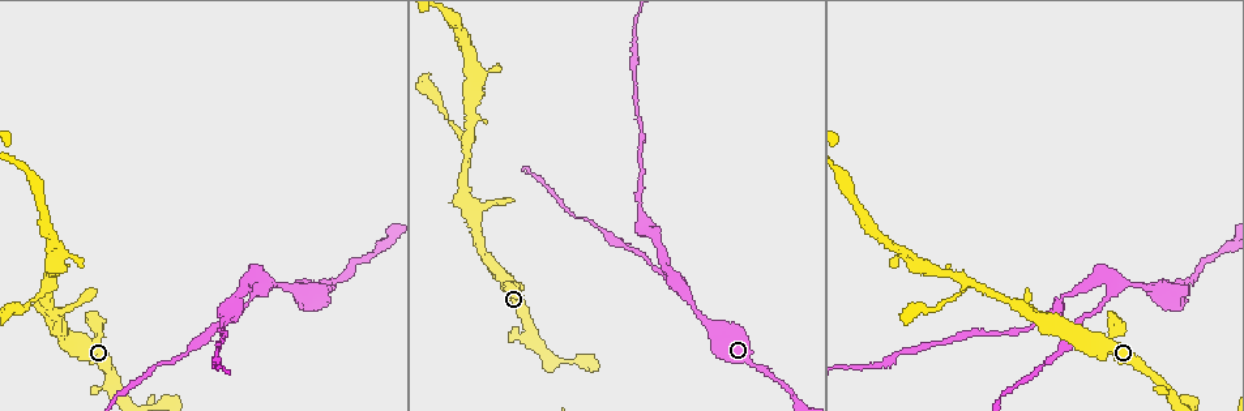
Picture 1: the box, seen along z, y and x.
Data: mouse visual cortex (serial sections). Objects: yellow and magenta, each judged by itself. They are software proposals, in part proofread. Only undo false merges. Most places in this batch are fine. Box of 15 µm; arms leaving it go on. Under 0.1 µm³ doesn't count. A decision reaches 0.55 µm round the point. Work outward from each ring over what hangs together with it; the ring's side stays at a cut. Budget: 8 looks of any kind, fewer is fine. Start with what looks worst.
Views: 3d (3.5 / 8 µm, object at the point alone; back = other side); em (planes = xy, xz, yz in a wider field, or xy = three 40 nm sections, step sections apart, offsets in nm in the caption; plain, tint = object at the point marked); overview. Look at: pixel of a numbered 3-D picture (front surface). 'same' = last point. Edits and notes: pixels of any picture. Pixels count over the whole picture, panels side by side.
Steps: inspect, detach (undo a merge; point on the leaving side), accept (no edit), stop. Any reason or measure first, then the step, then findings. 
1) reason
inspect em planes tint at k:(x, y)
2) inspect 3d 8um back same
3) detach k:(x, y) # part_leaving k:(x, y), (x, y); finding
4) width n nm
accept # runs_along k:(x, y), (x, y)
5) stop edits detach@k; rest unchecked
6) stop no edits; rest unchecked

side arm on a straight run
inspect 3d 8um at 1:(1113, 288)

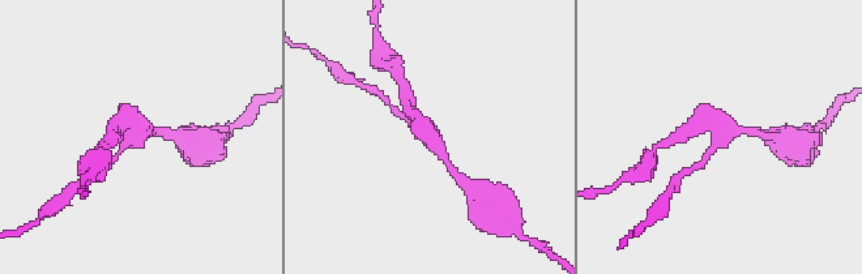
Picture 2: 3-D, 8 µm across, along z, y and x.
inspect 3d 3.5um at 2:(716, 140)

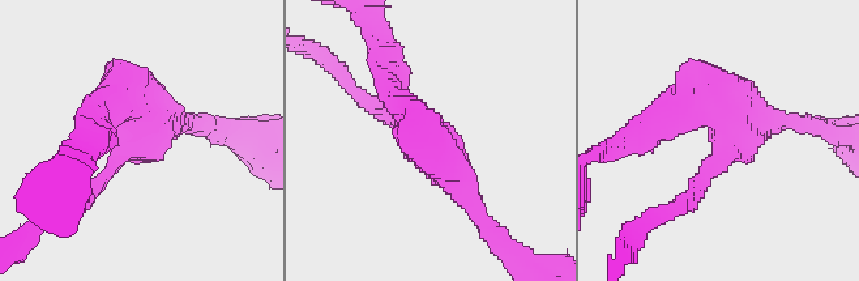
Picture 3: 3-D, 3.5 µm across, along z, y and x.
arms 3; arm_widths 200, 250, 300 nm
inspect em xy step 2 tint at 3:(727, 139)

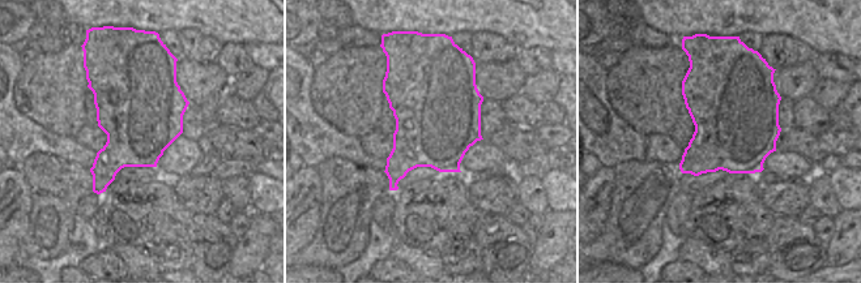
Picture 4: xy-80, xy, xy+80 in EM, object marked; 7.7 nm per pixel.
accept # runs_along 3:(483, 221), (392, 86); one cell here

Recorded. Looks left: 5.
inspect 3d 3.5um at 1:(1034, 315)

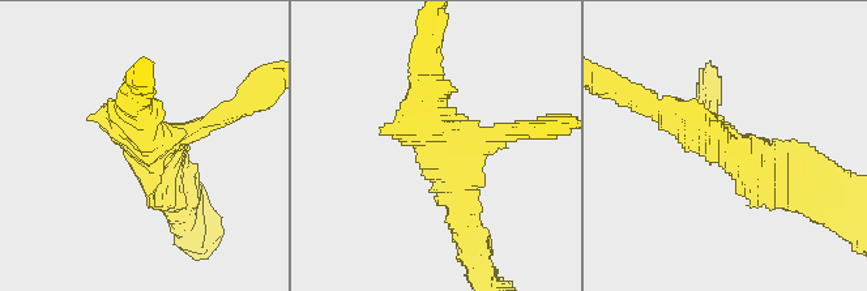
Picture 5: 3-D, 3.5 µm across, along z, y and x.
need the tissue
inspect em xy step 1 tint at 5:(442, 149)

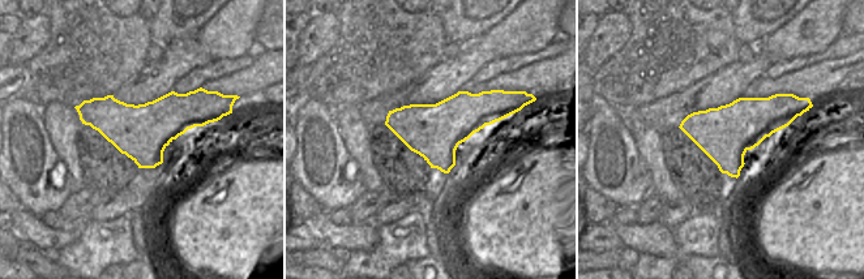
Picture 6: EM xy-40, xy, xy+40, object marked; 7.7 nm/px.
accept # runs_along 5:(803, 172), (724, 149), (660, 108); all the same cell

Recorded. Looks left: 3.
three arms meet
inspect 3d 3.5um at 1:(966, 282)

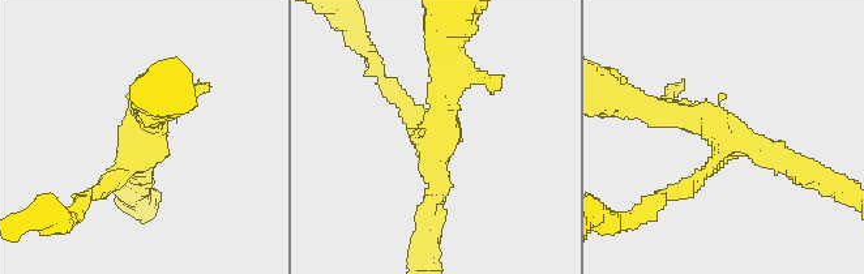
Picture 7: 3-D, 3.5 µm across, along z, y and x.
arms 3; arm_widths 200, 250, 300 nm
inspect em xy step 1 tint at 7:(431, 136)

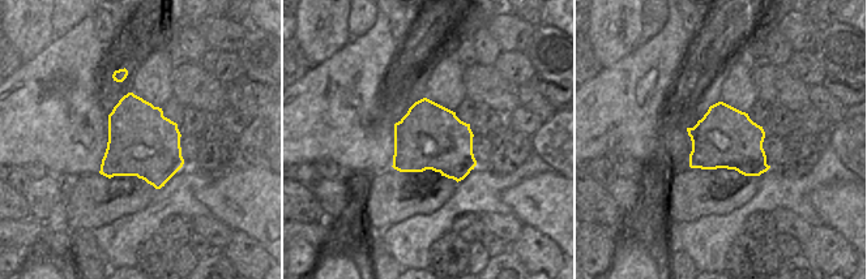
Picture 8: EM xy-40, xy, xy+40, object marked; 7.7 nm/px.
accept # all the same cell

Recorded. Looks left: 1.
stop no edits; rest unchecked

